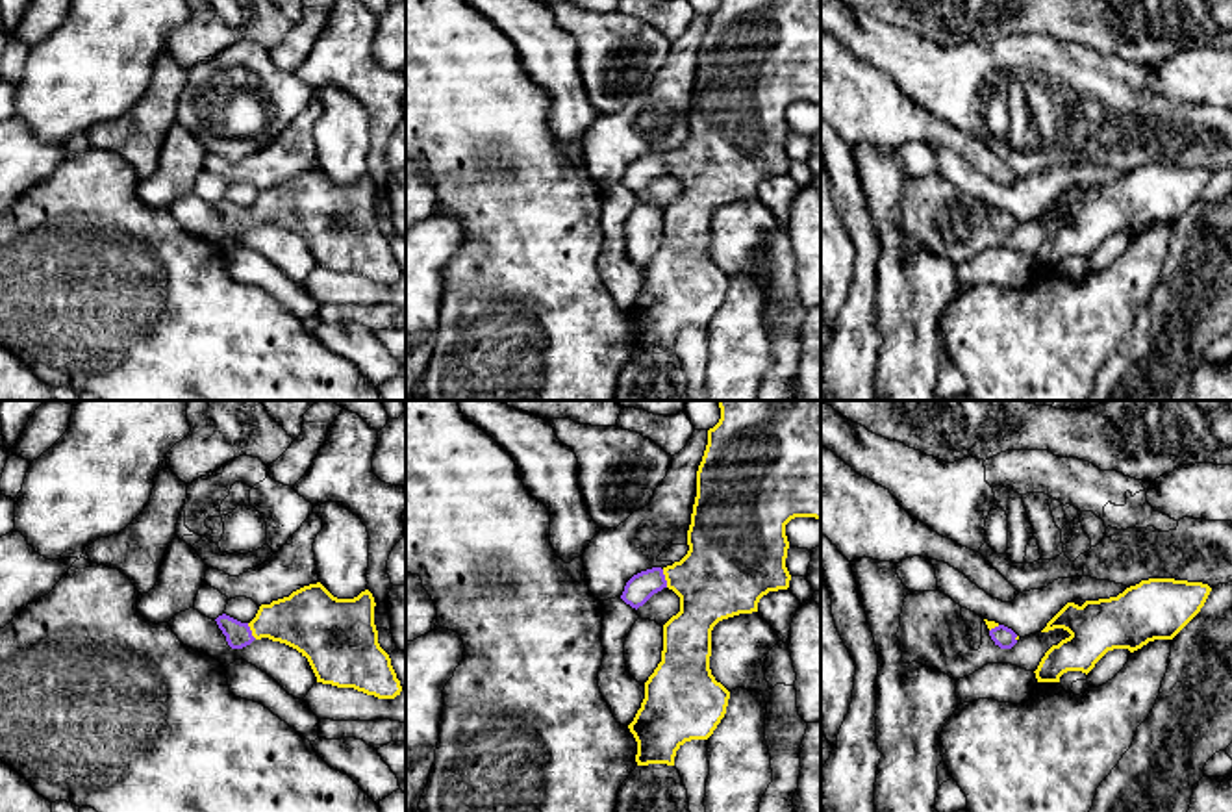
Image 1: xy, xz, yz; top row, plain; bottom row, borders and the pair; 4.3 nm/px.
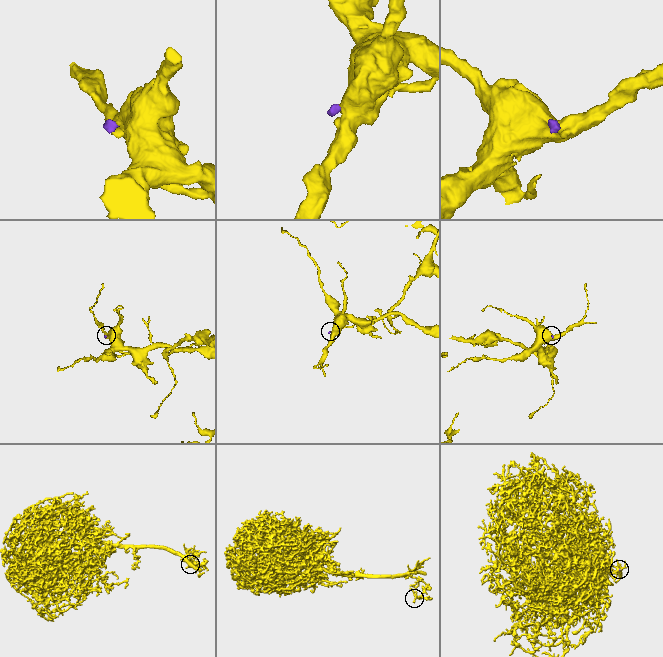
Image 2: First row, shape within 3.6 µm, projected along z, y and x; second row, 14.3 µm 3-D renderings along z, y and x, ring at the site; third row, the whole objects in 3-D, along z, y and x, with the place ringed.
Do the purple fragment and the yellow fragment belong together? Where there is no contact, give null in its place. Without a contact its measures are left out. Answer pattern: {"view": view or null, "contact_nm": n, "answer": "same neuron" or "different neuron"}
{"view": "xz", "contact_nm": 80, "answer": "same neuron"}

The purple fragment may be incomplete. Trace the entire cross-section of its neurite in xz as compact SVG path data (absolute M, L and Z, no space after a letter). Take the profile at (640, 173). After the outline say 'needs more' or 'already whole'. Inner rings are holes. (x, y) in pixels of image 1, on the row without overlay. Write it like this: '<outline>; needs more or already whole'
M721 0L708 15L708 30L697 56L687 139L663 154L652 152L634 159L621 180L635 195L663 172L680 182L680 197L663 209L661 247L645 267L645 284L628 310L637 326L637 350L674 350L676 336L685 326L708 324L724 302L730 276L710 254L711 215L723 204L758 197L760 184L769 176L789 172L786 109L795 102L821 104L821 0Z; needs more

